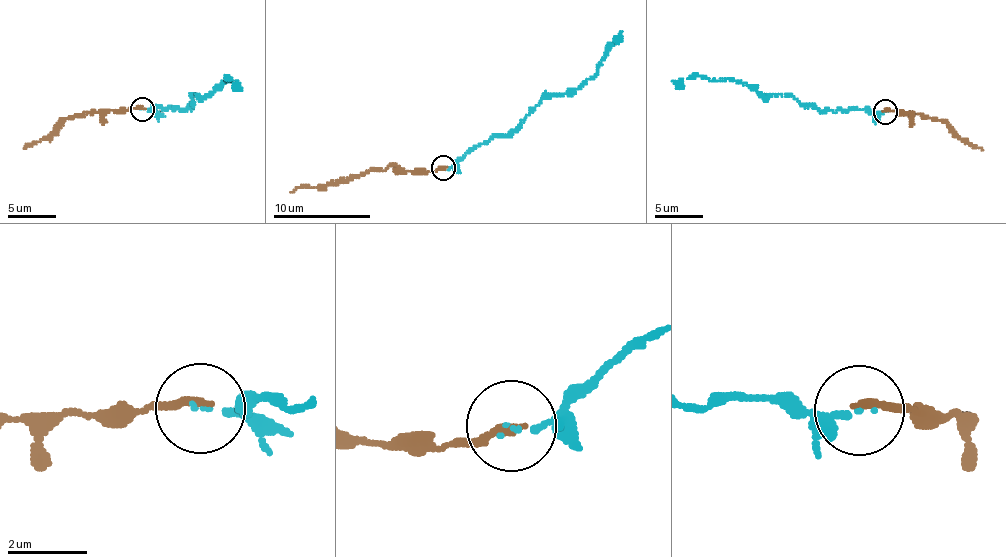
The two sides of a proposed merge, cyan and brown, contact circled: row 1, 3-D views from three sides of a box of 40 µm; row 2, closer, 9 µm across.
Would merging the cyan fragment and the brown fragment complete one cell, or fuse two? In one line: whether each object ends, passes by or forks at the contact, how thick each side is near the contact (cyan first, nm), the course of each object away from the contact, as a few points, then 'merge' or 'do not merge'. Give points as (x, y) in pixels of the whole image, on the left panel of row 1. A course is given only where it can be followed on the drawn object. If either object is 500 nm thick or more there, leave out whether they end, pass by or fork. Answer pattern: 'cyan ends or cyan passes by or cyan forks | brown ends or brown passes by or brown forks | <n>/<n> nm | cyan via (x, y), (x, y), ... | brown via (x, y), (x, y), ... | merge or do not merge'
cyan ends | brown ends | 120/200 nm | cyan via (141, 108), (188, 109), (191, 95), (220, 89), (229, 77), (235, 80), (237, 90) | brown via (141, 108), (89, 112), (62, 118), (48, 137), (26, 144), (24, 148) | merge

